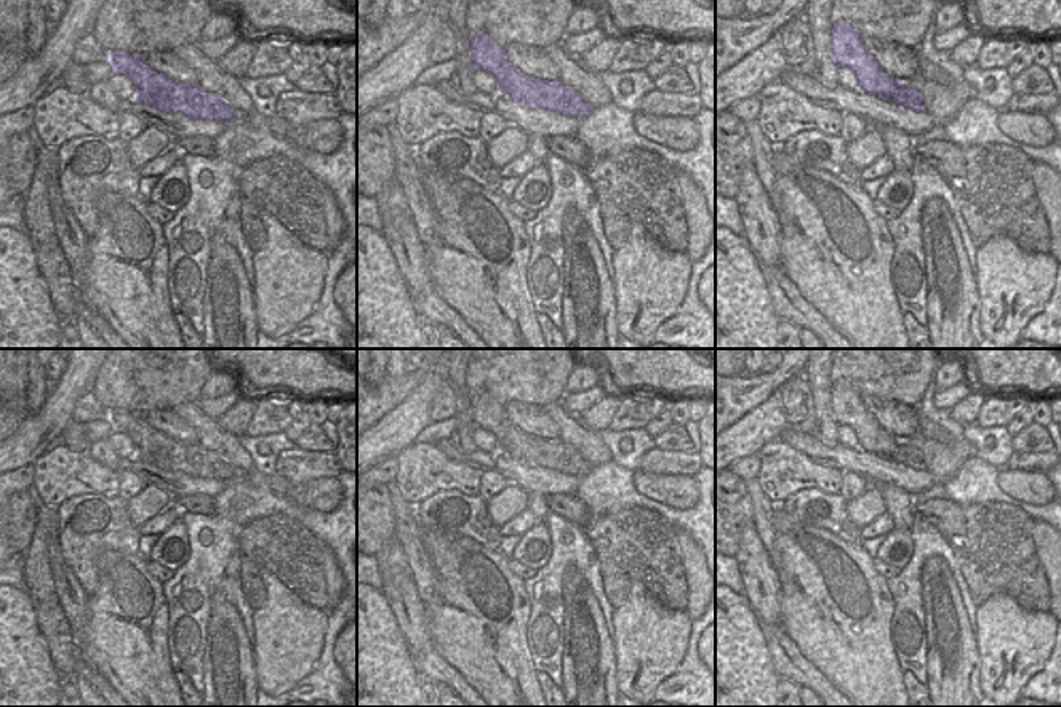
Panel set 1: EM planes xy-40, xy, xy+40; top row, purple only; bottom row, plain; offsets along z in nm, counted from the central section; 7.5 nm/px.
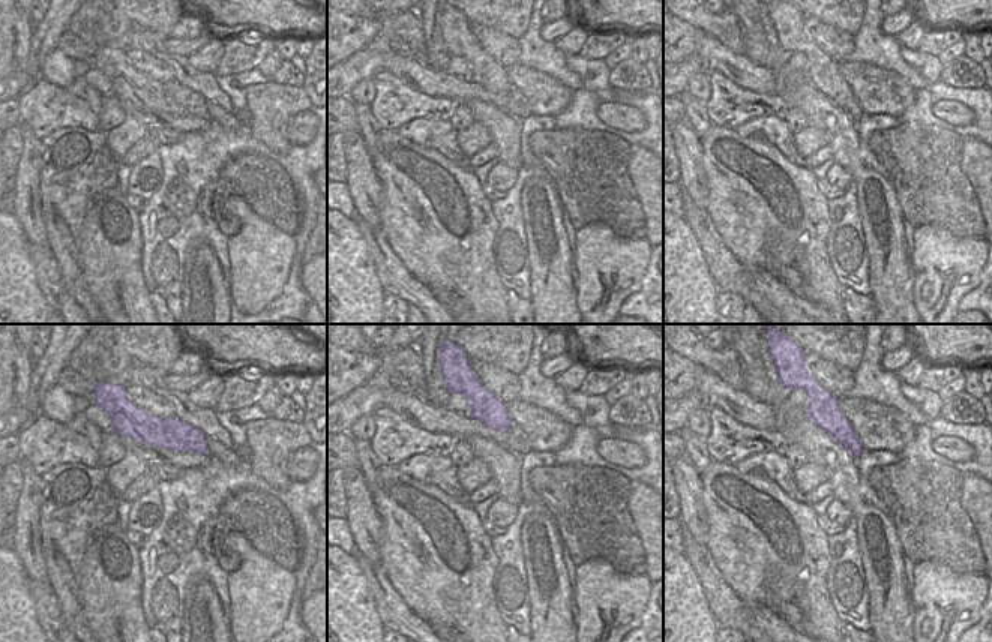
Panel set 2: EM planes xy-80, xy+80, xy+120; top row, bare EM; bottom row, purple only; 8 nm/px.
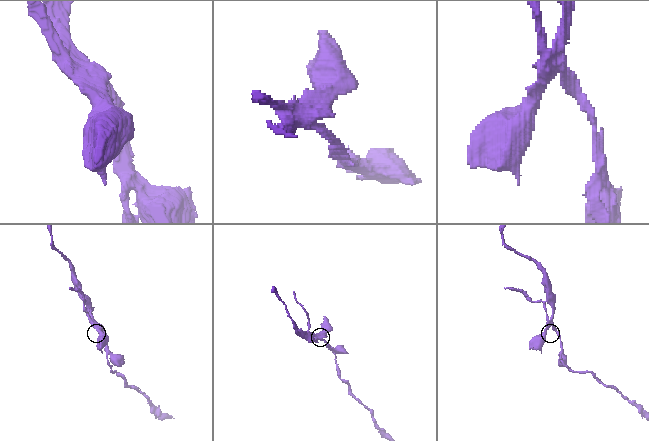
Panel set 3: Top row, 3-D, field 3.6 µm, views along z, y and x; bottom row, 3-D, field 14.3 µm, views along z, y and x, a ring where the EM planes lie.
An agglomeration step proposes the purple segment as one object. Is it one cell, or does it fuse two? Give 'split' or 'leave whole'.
split

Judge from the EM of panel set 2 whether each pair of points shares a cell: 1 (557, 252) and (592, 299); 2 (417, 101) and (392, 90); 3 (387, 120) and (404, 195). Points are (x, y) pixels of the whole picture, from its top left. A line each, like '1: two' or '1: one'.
1: two
2: one
3: two

